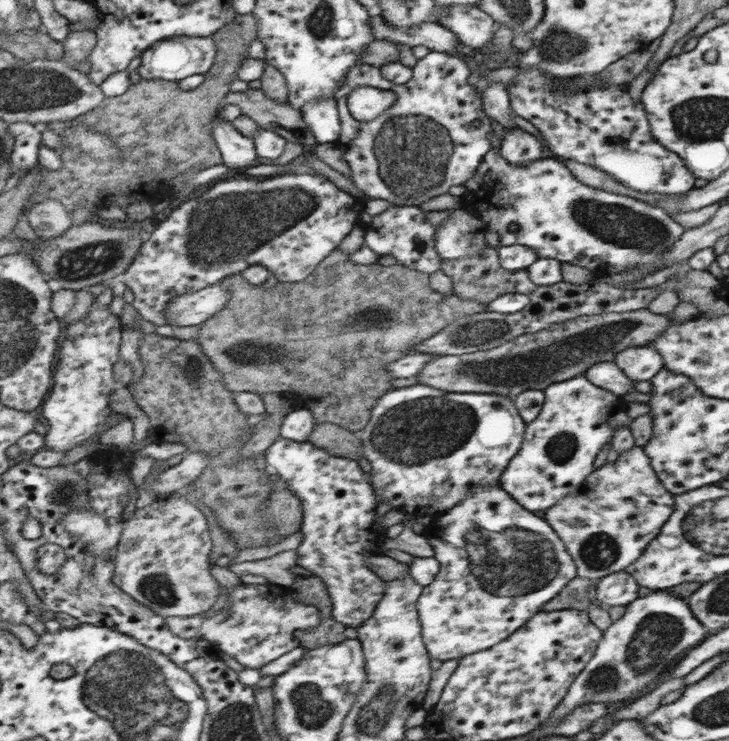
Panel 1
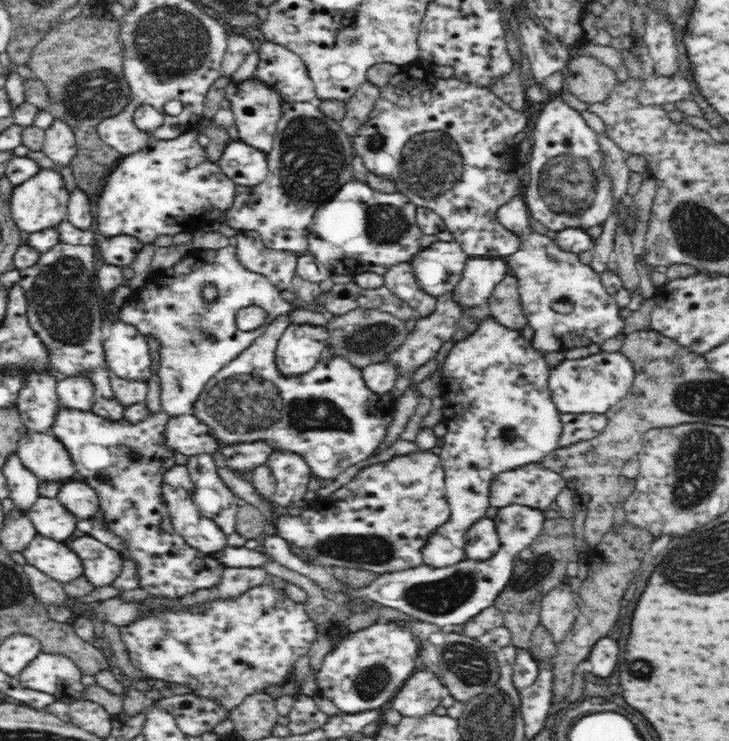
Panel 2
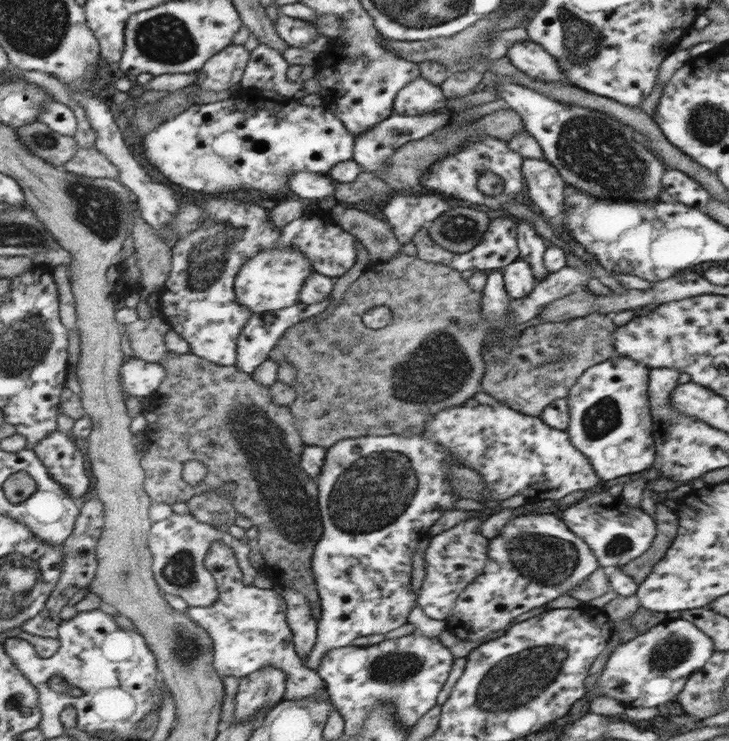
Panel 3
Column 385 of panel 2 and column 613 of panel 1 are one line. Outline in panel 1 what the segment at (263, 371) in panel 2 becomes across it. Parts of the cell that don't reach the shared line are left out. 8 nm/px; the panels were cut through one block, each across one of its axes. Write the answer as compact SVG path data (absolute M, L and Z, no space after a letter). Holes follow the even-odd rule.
M584 375L551 384L543 391L545 401L542 410L528 424L521 451L509 463L499 484L514 500L526 504L526 508L530 508L530 510L548 510L550 506L558 504L558 500L568 496L576 486L580 488L586 477L595 470L594 460L596 460L598 452L606 446L604 442L612 442L618 426L628 426L630 429L633 421L626 415L627 403L621 396L595 385Z

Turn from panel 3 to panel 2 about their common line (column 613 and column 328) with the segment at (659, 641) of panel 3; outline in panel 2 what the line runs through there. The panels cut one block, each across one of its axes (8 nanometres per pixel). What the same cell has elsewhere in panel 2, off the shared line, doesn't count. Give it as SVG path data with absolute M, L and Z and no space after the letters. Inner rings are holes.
M377 621L373 625L359 631L346 634L340 645L329 648L322 658L320 672L315 675L320 694L328 697L341 710L349 715L372 709L380 710L386 702L404 686L404 682L414 673L414 658L419 654L415 636L401 624L392 621Z

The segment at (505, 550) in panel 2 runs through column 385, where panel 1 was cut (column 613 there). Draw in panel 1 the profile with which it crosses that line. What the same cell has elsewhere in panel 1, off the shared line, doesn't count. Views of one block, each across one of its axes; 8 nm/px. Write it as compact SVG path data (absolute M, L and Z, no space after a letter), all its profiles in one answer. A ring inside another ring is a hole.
M625 571L598 579L596 584L597 606L627 606L639 597L639 584Z

